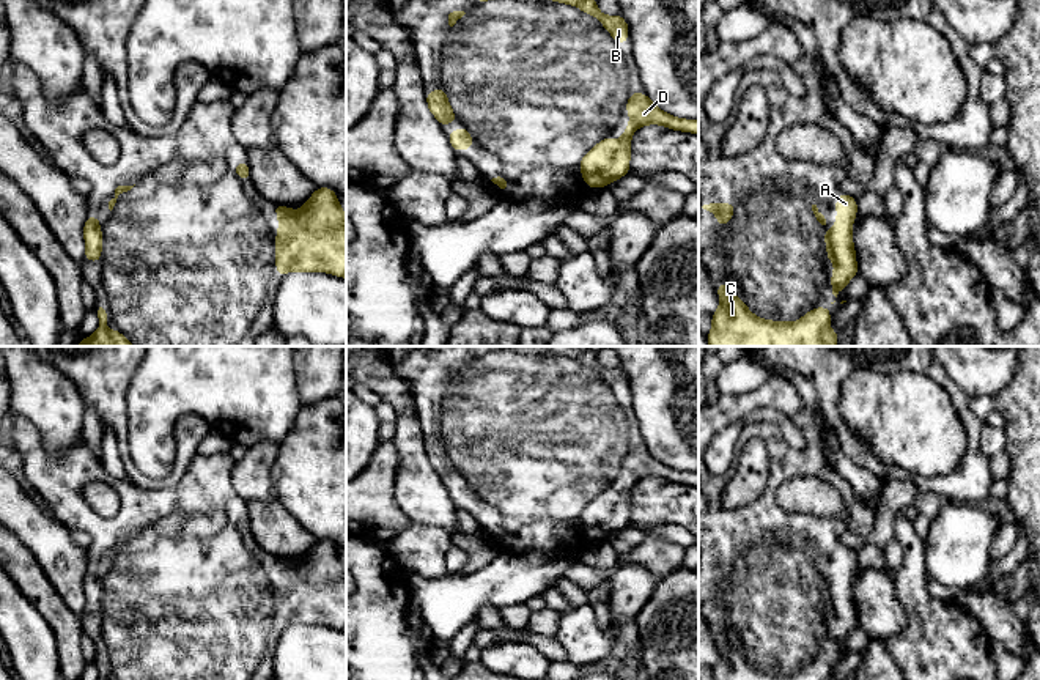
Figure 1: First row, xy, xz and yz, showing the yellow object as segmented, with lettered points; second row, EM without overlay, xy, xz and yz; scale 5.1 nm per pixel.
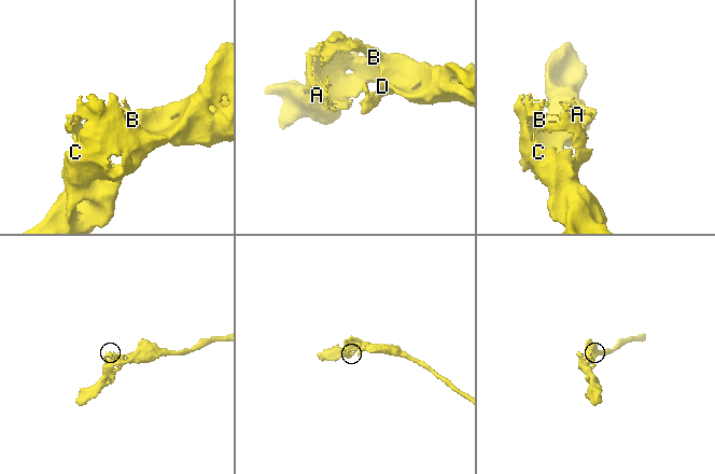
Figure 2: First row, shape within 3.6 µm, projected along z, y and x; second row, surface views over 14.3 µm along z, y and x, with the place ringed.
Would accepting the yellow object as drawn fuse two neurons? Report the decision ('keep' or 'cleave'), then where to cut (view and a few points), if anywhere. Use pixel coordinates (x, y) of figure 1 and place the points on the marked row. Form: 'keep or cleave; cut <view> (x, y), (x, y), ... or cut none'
keep; cut none

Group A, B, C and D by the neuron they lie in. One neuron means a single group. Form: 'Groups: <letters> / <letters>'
Groups: A B C D

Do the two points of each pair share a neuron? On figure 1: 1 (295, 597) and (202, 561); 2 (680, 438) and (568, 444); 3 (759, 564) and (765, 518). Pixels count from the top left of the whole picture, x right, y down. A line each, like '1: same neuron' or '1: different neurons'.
1: same neuron
2: different neurons
3: same neuron

